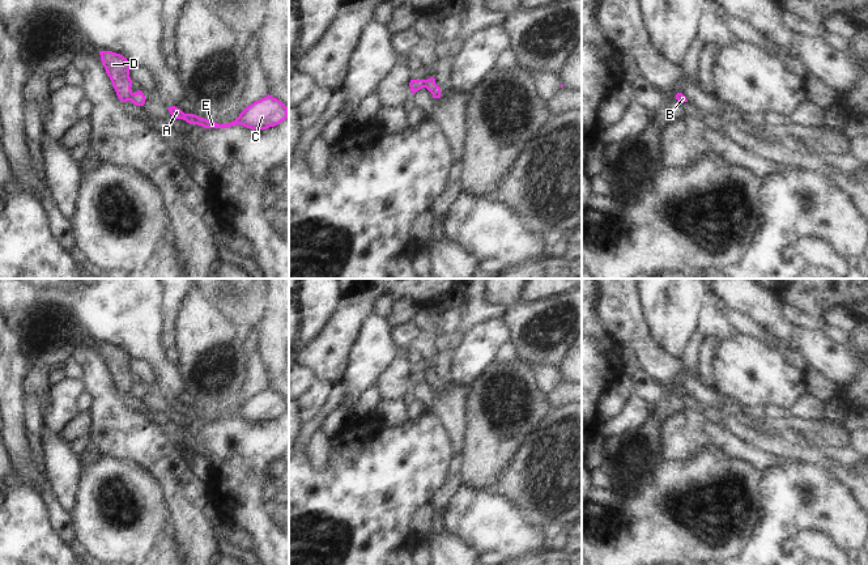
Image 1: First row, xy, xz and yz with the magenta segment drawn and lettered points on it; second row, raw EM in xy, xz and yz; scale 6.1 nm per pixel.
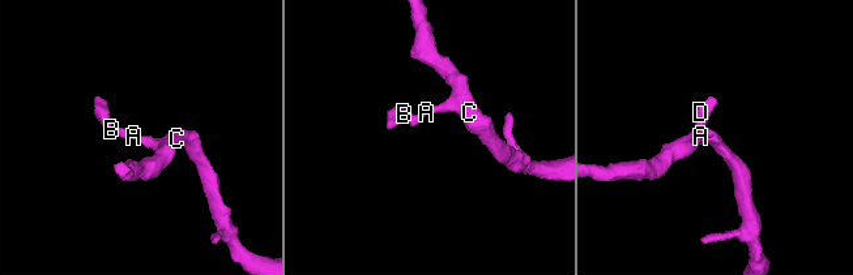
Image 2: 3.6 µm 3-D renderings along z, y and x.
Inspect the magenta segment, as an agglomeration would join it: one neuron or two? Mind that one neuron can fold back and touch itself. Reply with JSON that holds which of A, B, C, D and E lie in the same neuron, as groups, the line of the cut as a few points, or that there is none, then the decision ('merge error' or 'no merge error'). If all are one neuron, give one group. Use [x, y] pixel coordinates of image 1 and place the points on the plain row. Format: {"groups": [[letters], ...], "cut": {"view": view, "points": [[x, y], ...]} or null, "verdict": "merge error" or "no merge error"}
{"groups": [["A", "B", "C", "E"], ["D"]], "cut": {"view": "xy", "points": [[132, 386], [128, 393]]}, "verdict": "merge error"}

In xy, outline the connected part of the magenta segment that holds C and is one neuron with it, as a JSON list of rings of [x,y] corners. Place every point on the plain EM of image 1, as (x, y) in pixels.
[[[269,387],[244,400],[234,415],[226,417],[218,417],[193,407],[184,407],[175,399],[167,400],[167,403],[175,412],[183,412],[190,417],[197,417],[204,421],[227,421],[241,417],[251,422],[267,422],[280,417],[289,409],[288,400]]]

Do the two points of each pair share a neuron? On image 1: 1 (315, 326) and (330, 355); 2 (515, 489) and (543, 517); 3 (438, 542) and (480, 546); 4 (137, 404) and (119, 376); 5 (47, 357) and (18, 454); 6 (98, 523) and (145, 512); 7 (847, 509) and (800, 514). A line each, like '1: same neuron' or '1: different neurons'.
1: different neurons
2: same neuron
3: different neurons
4: same neuron
5: different neurons
6: same neuron
7: same neuron

